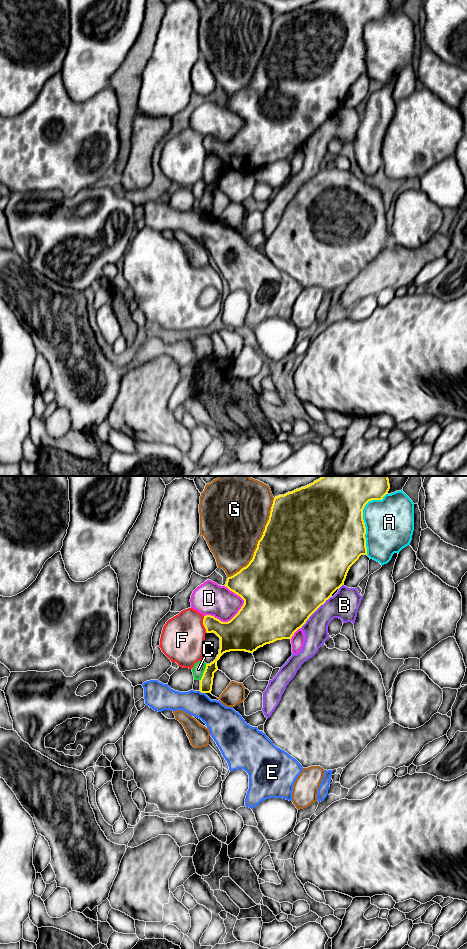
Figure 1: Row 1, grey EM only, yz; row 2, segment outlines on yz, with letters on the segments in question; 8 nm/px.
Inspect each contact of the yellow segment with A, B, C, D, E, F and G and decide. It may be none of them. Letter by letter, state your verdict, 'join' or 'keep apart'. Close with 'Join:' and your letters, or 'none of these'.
A: keep apart
B: keep apart
C: keep apart
D: keep apart
E: keep apart
F: keep apart
G: keep apart
Join: none of these

